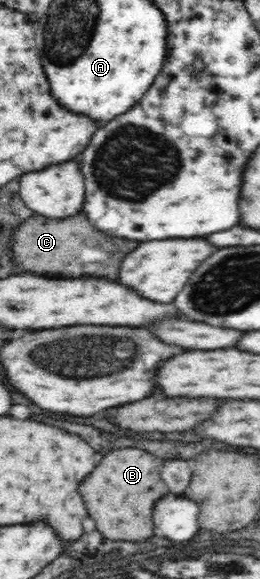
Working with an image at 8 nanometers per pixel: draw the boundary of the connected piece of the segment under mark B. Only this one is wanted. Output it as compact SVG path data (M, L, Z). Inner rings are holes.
M123 447L117 451L109 451L97 469L81 481L81 495L87 505L89 515L97 521L97 529L107 539L147 539L153 535L153 521L151 521L151 509L153 503L163 497L169 489L159 477L161 461L153 455L149 455L143 449ZM137 499L145 499L147 503L147 517L139 511Z

